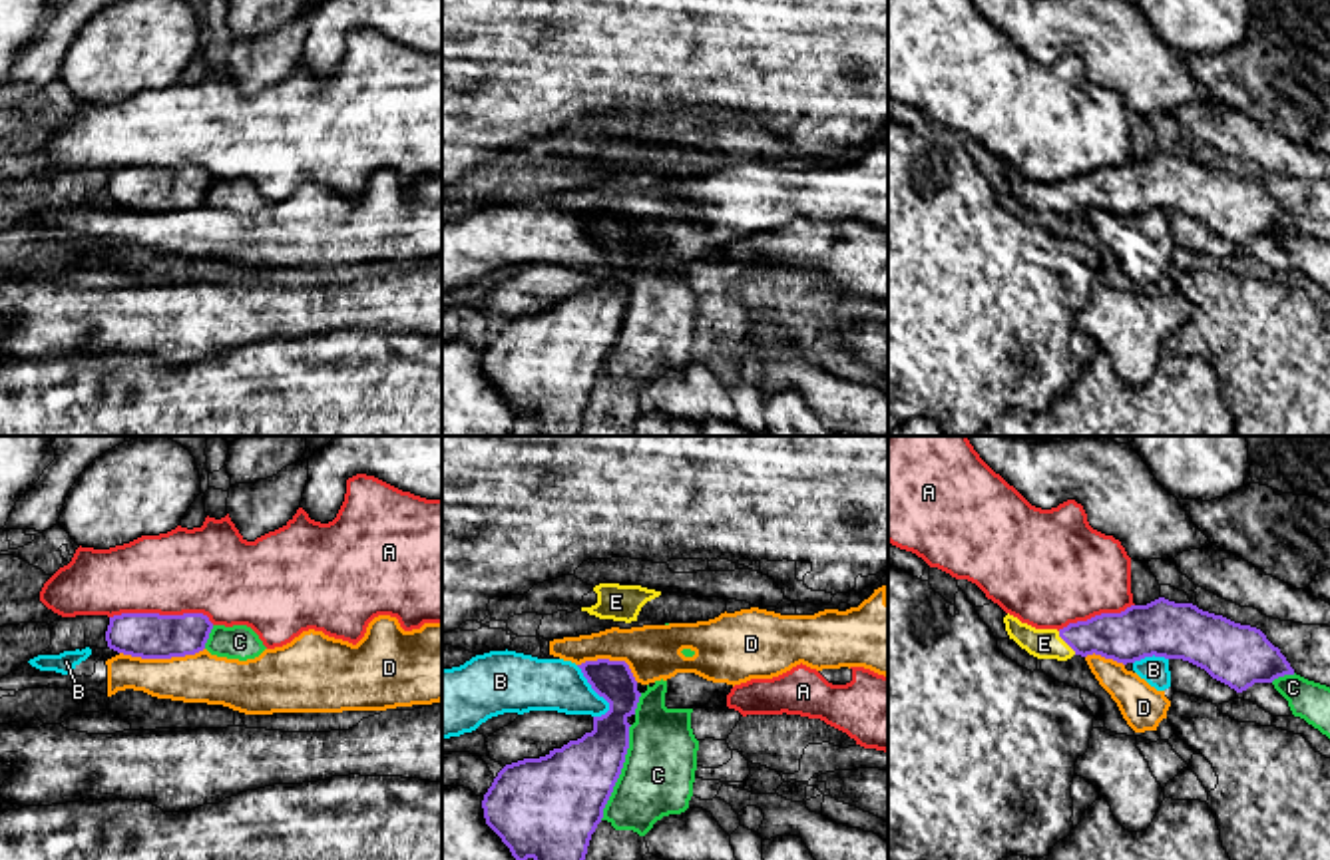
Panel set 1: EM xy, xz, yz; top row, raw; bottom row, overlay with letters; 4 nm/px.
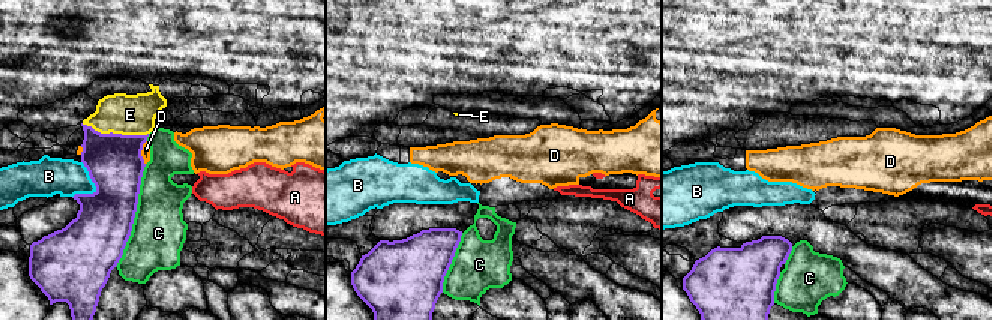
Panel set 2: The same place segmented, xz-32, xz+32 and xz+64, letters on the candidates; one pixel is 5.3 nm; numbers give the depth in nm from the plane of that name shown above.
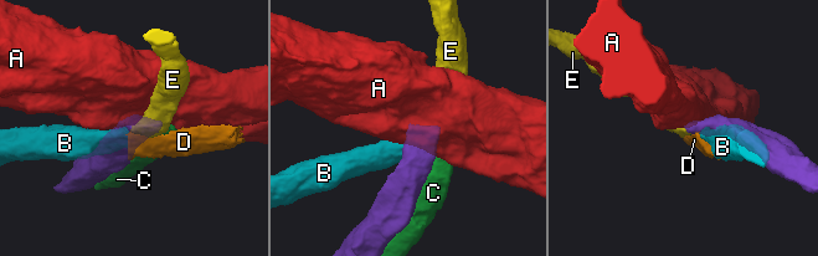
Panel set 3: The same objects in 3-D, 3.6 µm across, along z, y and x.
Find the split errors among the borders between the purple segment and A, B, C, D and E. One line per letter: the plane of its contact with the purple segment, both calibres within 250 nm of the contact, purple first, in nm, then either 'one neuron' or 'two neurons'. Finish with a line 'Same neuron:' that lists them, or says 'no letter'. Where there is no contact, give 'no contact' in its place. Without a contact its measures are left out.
A: meets purple in xy; 190 nm thick on the purple side, 340 nm on the other; two neurons
B: meets purple in xz; 190 nm thick on the purple side, 200 nm on the other; two neurons
C: meets purple in xz; 360 nm thick on the purple side, 300 nm on the other; two neurons
D: meets purple in xy; 190 nm thick on the purple side, 200 nm on the other; two neurons
E: meets purple in yz; 200 nm thick on the purple side, 130 nm on the other; one neuron
Same neuron: E

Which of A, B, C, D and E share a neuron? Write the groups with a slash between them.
A / B D / C / E

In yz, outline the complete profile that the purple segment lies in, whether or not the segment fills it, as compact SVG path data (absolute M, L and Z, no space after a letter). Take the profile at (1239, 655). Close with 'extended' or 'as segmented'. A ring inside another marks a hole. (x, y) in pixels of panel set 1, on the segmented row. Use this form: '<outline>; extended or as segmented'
M1165 597L1069 623L1059 631L1035 629L1009 613L1003 623L1009 639L1037 659L1067 661L1093 653L1123 665L1153 655L1183 659L1236 693L1294 675L1260 629Z; extended

